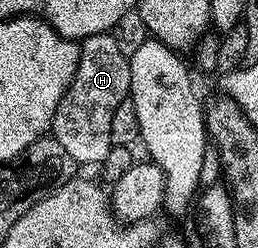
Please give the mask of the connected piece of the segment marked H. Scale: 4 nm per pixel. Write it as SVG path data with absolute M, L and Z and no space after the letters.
M98 33L83 38L73 83L69 83L61 103L57 103L55 118L51 121L50 132L55 141L65 147L79 167L103 164L112 147L113 111L128 100L131 91L131 62L114 37L111 33Z

